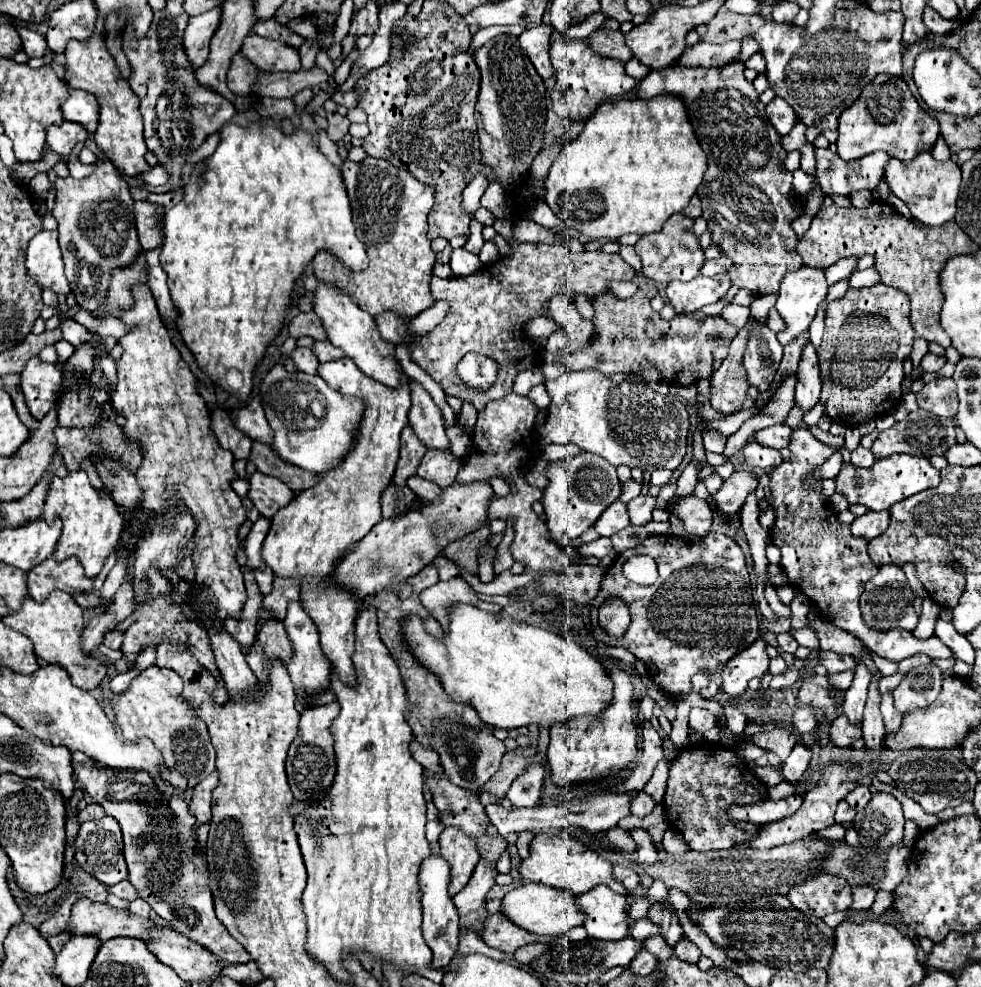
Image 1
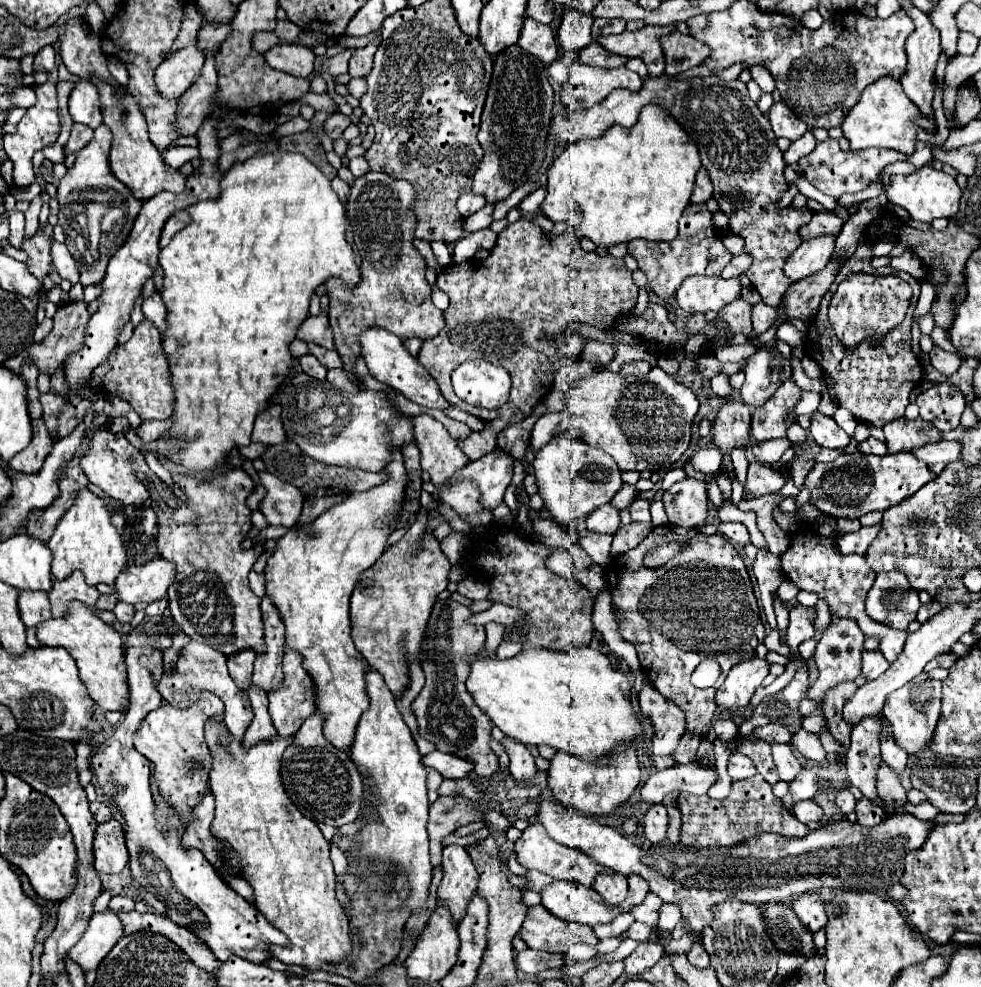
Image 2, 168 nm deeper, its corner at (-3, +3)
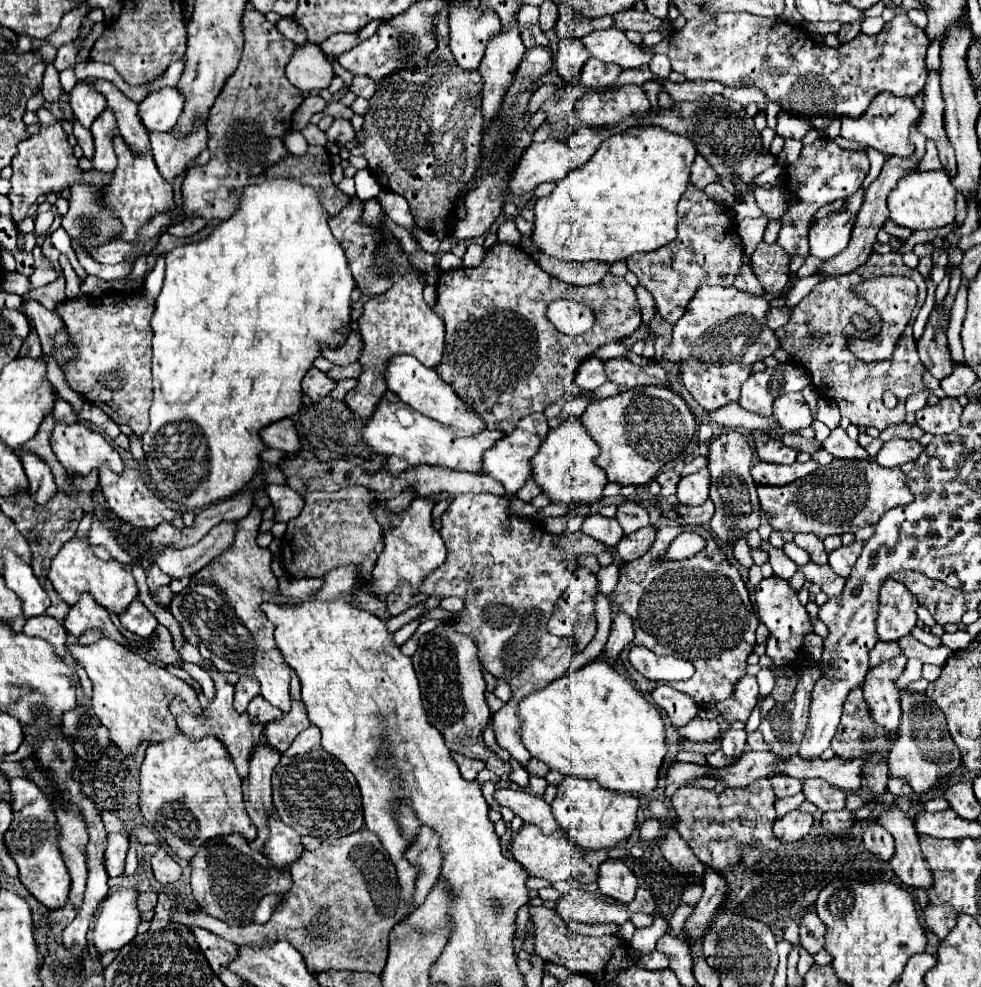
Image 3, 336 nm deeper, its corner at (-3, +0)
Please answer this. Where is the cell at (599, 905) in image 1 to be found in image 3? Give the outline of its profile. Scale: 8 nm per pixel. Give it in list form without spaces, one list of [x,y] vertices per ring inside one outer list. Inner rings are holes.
[[[607,858],[599,868],[597,886],[601,894],[627,904],[635,896],[637,878],[619,858]]]

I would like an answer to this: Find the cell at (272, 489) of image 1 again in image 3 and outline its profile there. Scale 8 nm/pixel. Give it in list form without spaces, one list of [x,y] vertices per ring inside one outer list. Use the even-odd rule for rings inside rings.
[[[269,484],[265,486],[265,492],[271,498],[271,504],[275,508],[275,522],[289,522],[295,516],[299,516],[303,508],[303,498],[293,492],[289,486],[279,486],[279,484]]]

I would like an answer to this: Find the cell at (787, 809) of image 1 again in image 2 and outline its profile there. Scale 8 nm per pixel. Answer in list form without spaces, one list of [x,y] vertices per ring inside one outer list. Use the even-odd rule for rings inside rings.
[[[801,801],[799,805],[795,805],[795,809],[791,811],[801,823],[809,823],[809,821],[821,821],[823,819],[823,809],[815,803],[815,801]]]

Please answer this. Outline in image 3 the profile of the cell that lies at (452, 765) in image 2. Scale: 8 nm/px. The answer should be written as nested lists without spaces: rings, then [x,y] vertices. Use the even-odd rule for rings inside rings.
[[[453,754],[453,760],[459,766],[459,772],[465,780],[475,780],[477,774],[485,768],[485,764],[481,760],[473,760],[473,758],[465,758],[463,754]]]

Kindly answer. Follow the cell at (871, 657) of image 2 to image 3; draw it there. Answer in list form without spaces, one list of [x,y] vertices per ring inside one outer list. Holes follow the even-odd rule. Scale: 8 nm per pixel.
[[[877,642],[875,648],[871,648],[869,670],[875,668],[875,664],[881,664],[883,660],[891,660],[891,658],[895,658],[899,654],[901,654],[901,650],[899,650],[897,642]]]

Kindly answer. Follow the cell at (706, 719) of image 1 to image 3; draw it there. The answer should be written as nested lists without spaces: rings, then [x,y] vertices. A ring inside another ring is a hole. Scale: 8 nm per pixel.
[[[727,728],[721,734],[721,750],[725,756],[741,756],[745,750],[745,738],[747,732],[745,730],[733,730]]]

